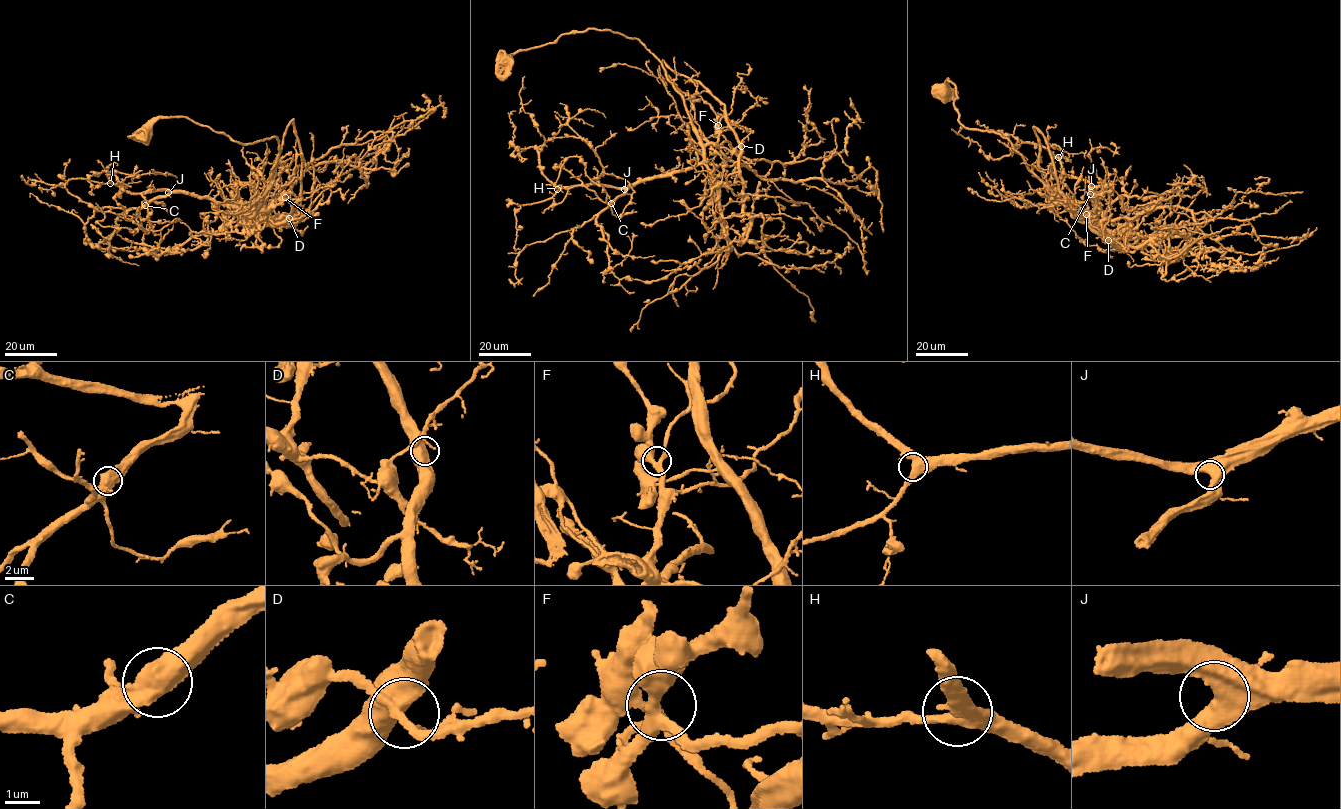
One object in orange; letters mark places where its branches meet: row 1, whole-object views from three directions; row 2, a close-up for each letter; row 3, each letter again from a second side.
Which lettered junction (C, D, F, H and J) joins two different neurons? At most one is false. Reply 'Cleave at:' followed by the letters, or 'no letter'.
Cleave at: no letter

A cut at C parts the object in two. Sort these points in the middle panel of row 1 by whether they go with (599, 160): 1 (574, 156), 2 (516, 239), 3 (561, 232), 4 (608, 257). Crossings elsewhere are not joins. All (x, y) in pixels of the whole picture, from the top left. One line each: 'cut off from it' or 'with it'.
1: cut off from it
2: with it
3: cut off from it
4: cut off from it

